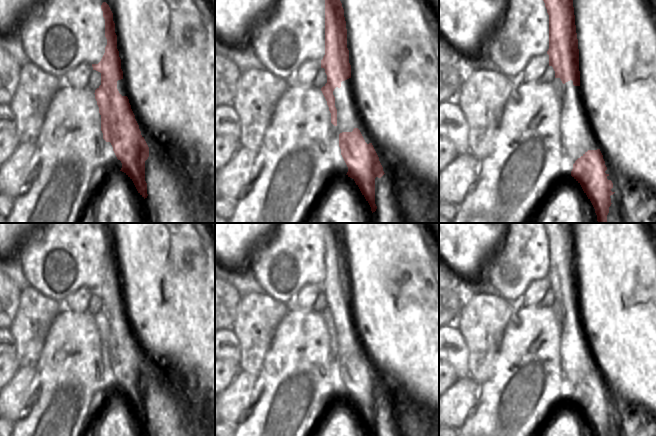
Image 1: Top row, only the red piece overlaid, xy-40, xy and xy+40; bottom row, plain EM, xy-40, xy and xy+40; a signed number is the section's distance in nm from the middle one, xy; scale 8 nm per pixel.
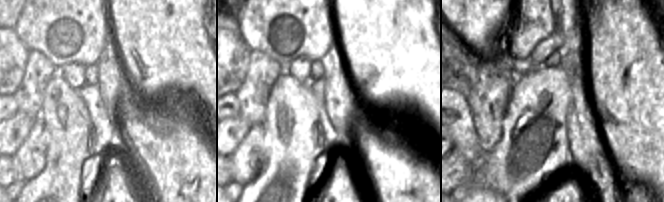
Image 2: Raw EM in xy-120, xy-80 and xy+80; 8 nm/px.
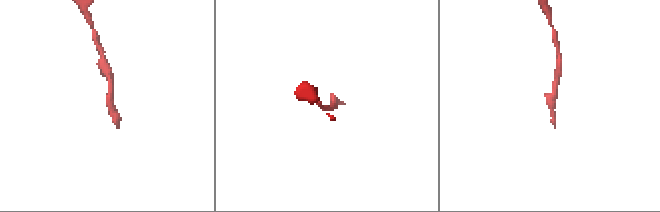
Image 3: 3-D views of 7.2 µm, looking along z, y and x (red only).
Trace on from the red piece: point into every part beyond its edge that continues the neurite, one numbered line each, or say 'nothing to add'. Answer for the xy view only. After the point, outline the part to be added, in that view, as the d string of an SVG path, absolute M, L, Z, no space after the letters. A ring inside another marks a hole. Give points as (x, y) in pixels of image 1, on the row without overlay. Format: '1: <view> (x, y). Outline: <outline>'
1: xy (348, 341). Outline: M349 302L341 306L341 311L336 311L333 315L335 321L335 331L337 333L337 351L339 357L352 356L358 352L367 368L371 363L363 349L363 345L356 329L352 303Z

